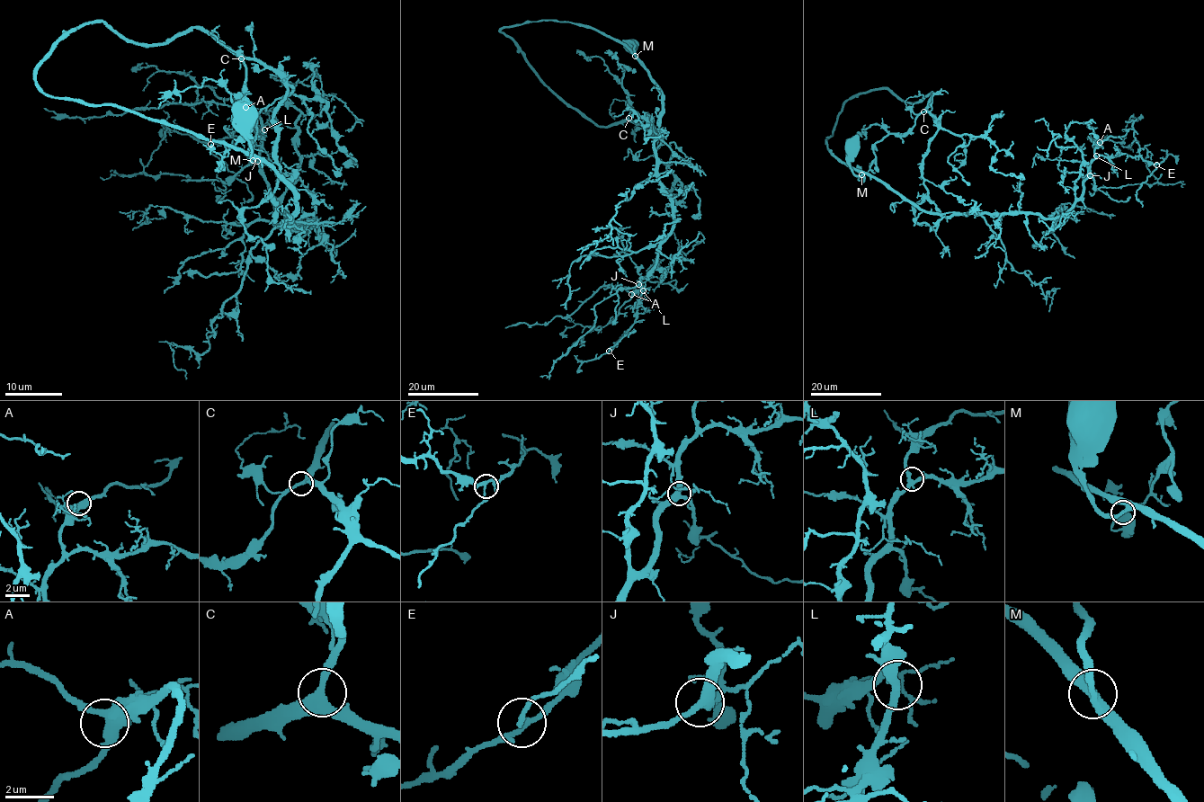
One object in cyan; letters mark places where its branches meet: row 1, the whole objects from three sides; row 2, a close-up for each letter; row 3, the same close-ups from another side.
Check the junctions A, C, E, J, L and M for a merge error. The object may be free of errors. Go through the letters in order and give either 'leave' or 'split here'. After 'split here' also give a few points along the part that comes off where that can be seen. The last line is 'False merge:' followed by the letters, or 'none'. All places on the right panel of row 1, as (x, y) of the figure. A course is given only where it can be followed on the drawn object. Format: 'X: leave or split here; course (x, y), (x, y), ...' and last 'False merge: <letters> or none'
A: leave
C: leave
E: leave
J: leave
L: leave
M: leave
False merge: none

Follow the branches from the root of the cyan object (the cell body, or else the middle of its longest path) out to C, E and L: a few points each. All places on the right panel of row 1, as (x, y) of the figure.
C: (851, 143), (860, 175), (826, 144), (858, 93), (888, 88), (915, 102), (931, 92), (923, 111)
E: (851, 143), (856, 175), (869, 173), (939, 213), (1056, 218), (1081, 196), (1099, 155), (1156, 164)
L: (851, 143), (846, 153), (856, 175), (869, 173), (939, 213), (1056, 218), (1081, 196), (1096, 155)

